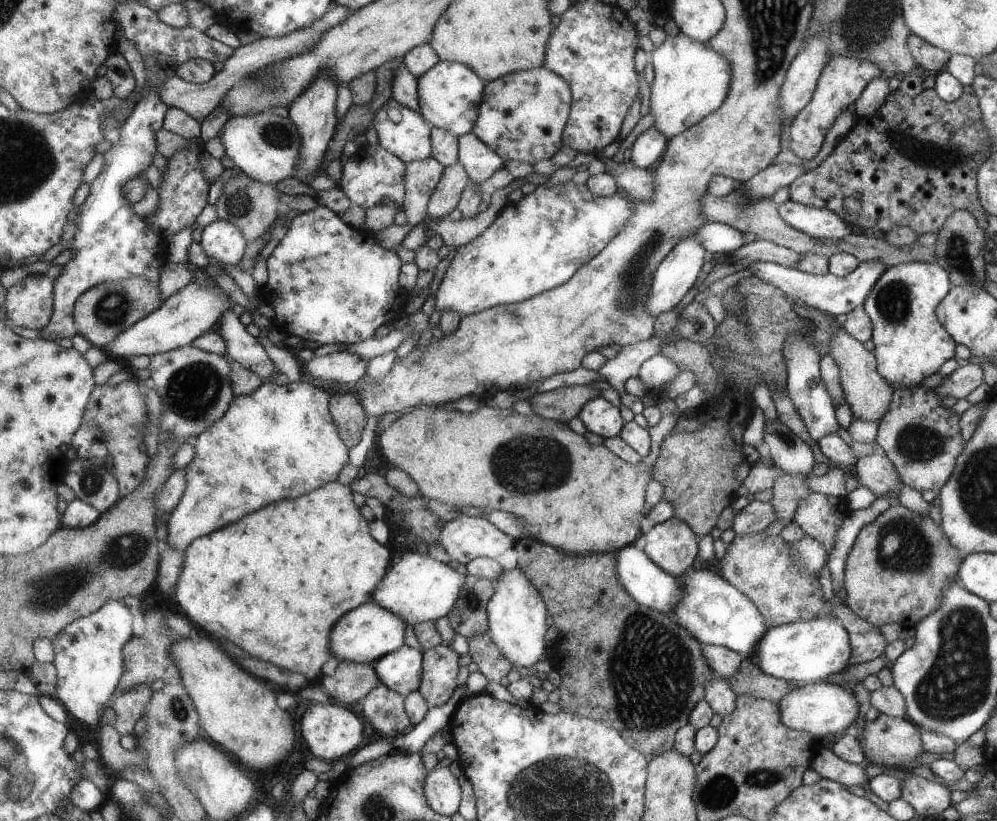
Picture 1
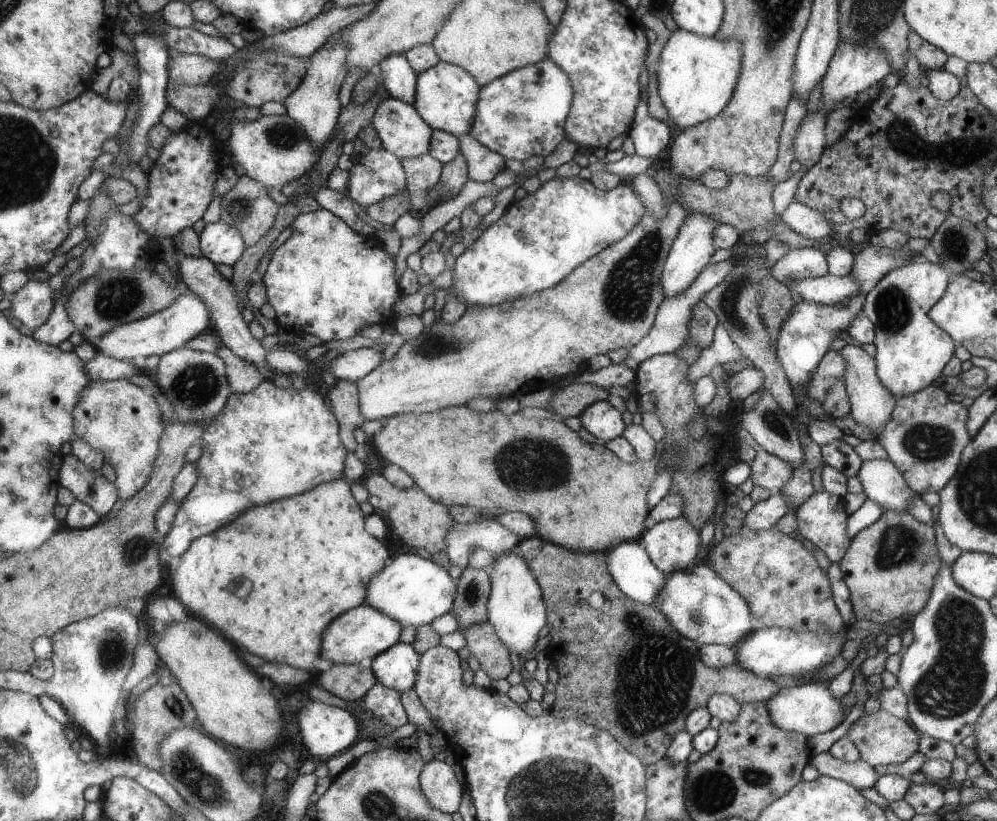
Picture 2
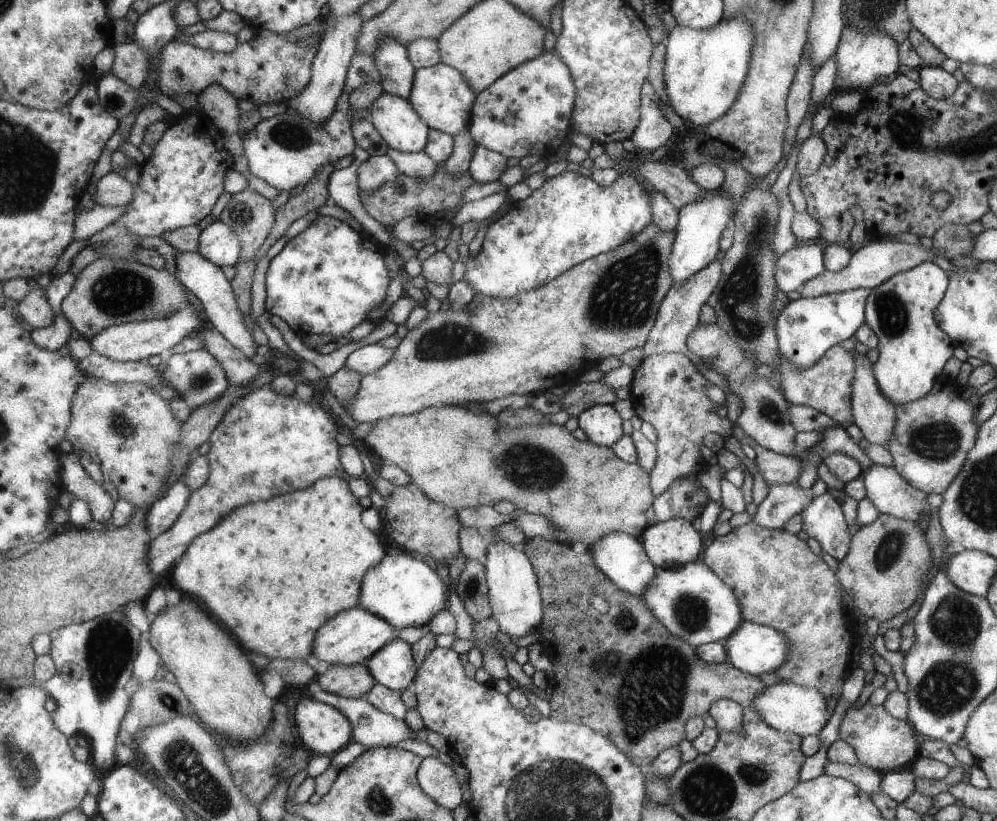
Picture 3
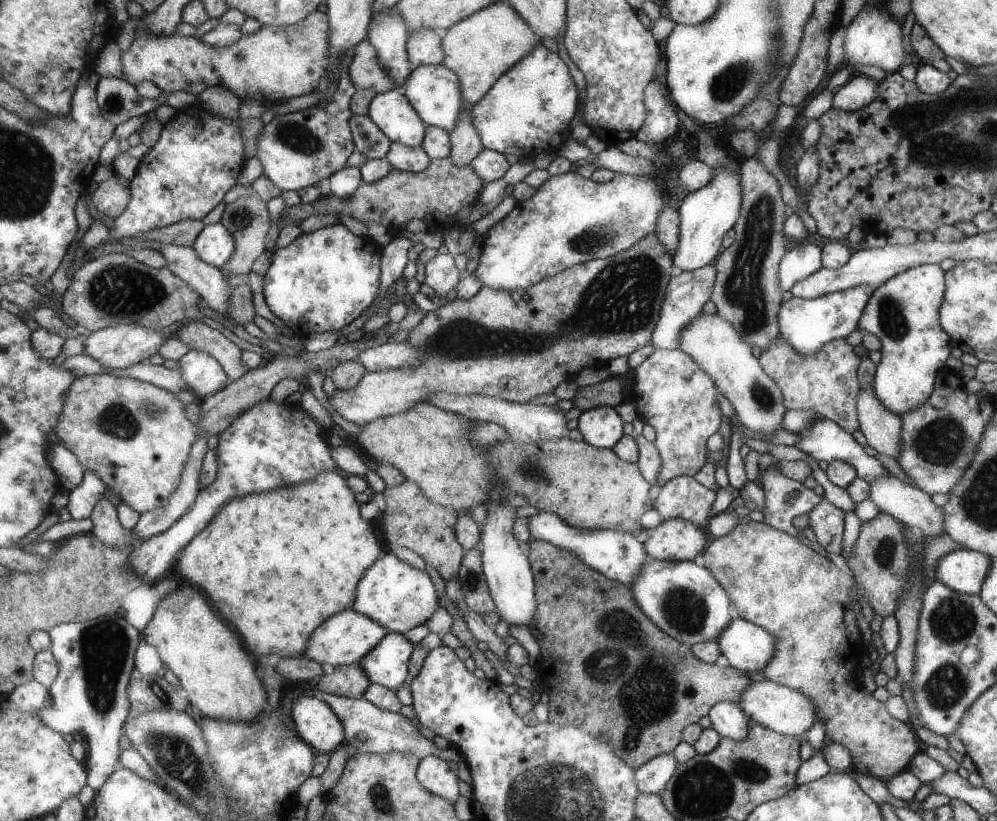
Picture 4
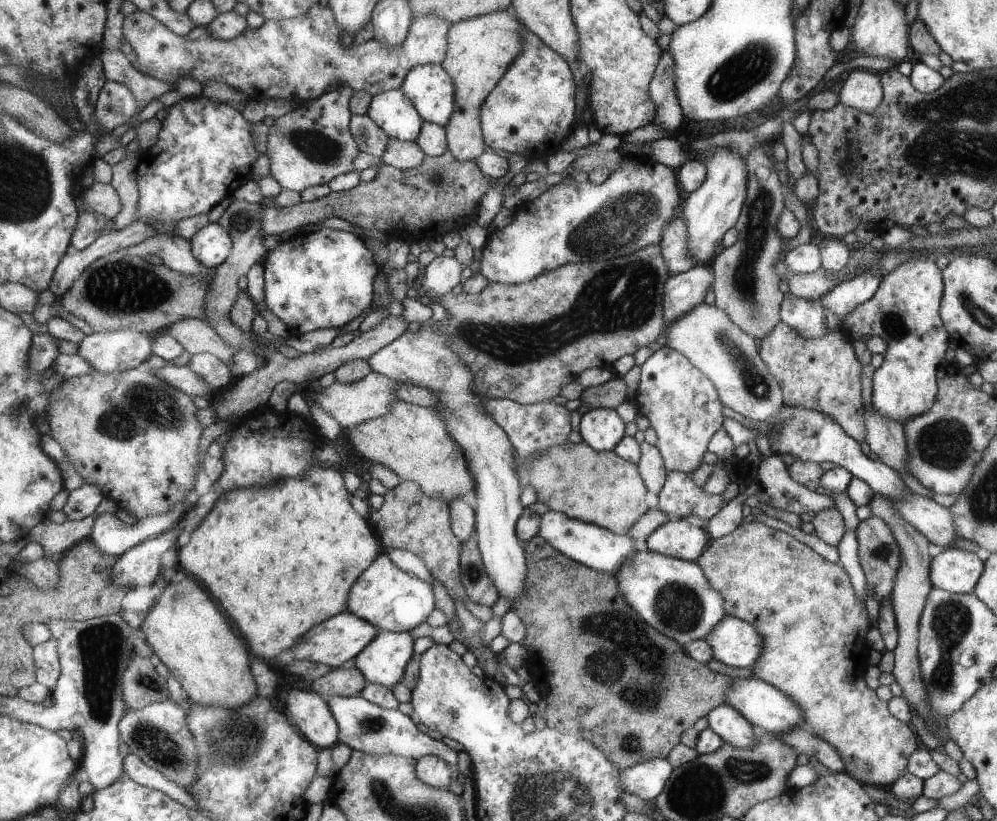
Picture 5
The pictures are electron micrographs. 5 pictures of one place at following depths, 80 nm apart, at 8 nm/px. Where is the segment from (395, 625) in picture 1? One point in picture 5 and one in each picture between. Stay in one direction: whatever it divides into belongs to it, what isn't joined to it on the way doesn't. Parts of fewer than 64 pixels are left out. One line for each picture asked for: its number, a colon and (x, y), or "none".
2: (359, 635)
3: (353, 636)
4: (345, 638)
5: (342, 637)

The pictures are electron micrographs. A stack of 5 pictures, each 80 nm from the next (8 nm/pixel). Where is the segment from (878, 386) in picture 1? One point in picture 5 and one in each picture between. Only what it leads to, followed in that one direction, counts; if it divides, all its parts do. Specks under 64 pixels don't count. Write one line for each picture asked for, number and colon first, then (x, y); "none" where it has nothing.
2: (871, 403)
3: (874, 414)
4: (881, 428)
5: (885, 437)

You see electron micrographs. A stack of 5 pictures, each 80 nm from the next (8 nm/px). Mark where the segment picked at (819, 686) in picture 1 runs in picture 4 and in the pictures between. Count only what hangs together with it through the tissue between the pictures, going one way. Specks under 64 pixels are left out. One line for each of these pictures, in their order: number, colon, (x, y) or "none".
2: (808, 709)
3: (787, 707)
4: (786, 711)

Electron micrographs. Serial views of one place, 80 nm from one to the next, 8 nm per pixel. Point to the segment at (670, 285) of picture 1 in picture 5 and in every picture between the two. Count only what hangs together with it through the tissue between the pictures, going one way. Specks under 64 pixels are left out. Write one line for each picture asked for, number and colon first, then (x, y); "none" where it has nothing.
2: (690, 251)
3: (701, 223)
4: (706, 214)
5: (712, 209)

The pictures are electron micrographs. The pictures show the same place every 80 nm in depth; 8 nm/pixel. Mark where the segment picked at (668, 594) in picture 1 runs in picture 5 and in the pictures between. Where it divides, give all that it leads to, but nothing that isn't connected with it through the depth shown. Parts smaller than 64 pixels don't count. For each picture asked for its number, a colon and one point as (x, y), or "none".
2: (637, 577)
3: (621, 557)
4: (620, 556)
5: (599, 549)

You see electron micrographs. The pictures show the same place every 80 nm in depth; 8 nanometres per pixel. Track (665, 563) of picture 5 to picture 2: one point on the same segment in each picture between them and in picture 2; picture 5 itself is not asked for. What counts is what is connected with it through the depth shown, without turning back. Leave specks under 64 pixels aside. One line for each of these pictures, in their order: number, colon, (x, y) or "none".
2: (697, 602)
3: (694, 605)
4: (683, 599)

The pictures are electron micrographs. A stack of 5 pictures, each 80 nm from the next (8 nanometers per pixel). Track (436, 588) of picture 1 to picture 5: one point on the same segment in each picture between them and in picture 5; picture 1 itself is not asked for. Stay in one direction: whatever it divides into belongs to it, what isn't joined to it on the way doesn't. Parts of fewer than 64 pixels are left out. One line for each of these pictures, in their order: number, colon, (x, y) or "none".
2: (415, 591)
3: (403, 590)
4: (400, 597)
5: (394, 601)

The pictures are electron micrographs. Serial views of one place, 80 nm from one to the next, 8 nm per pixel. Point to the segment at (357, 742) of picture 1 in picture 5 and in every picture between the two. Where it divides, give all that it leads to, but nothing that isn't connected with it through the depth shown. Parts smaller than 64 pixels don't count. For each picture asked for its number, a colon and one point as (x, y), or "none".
2: (326, 730)
3: (324, 729)
4: (317, 723)
5: (311, 712)

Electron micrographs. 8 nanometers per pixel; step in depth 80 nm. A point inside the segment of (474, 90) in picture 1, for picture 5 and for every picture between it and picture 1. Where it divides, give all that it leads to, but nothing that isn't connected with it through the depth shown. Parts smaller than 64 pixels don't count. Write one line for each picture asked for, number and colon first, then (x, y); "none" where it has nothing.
2: (446, 97)
3: (441, 96)
4: (434, 90)
5: (430, 87)

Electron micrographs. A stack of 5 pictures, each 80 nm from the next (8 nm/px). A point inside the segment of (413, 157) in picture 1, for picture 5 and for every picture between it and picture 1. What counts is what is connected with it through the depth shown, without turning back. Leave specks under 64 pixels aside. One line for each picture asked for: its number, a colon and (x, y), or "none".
2: (404, 132)
3: (395, 117)
4: (392, 110)
5: (393, 111)

